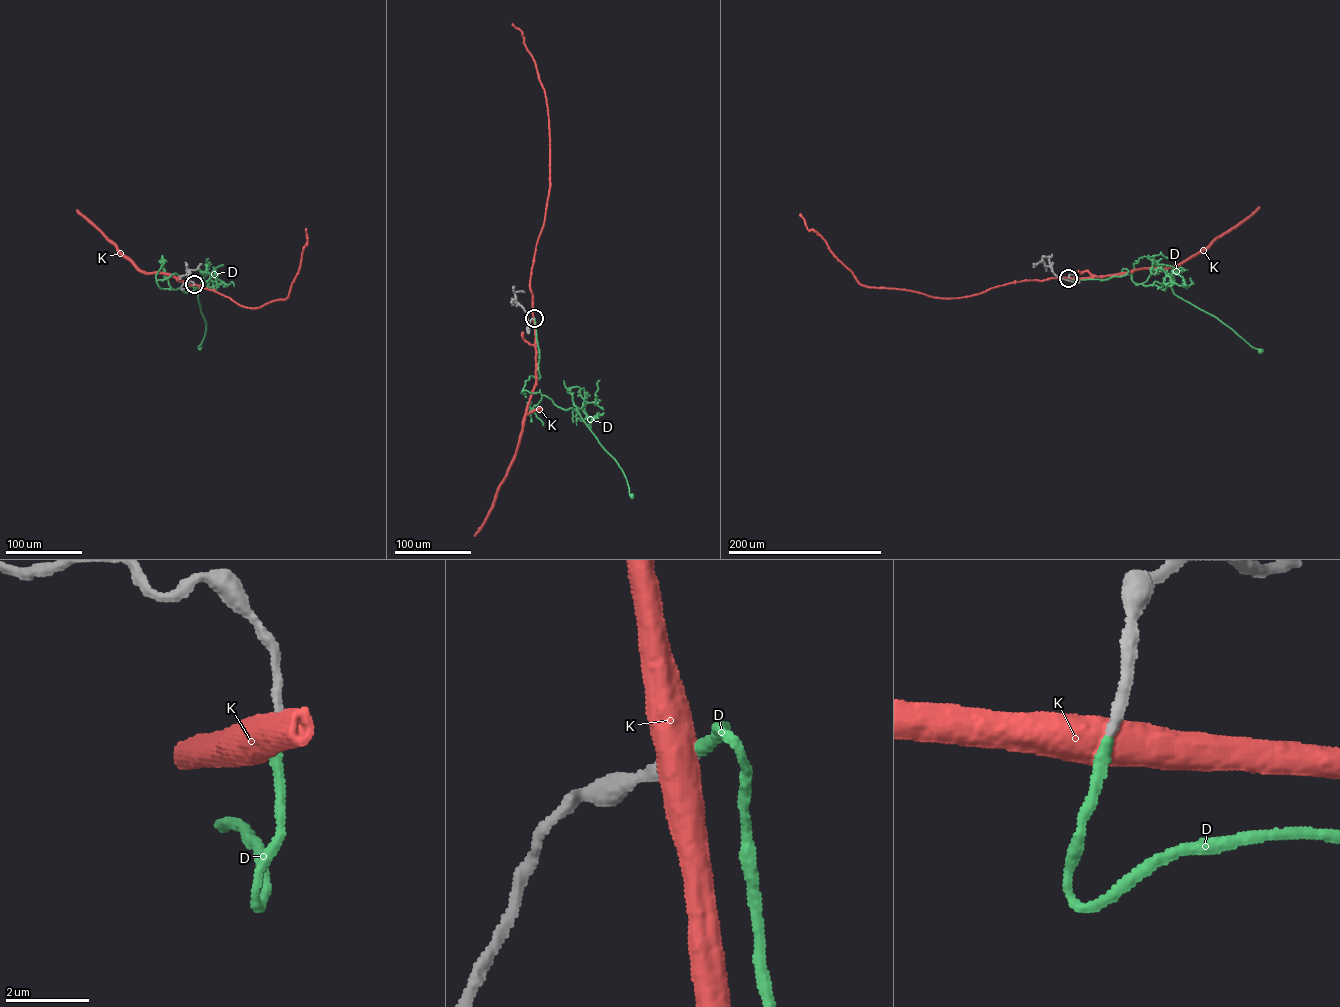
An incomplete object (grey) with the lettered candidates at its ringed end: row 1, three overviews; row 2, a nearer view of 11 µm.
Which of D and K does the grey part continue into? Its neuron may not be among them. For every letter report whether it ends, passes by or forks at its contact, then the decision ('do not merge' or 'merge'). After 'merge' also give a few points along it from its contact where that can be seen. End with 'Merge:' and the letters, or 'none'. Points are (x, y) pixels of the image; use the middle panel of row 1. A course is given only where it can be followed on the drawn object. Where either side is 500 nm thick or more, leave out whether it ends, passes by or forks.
D: it ends; merge; course (534, 318), (540, 376), (529, 376), (523, 390), (540, 392), (565, 410), (576, 409), (622, 470), (632, 496)
K: do not merge
Merge: D

